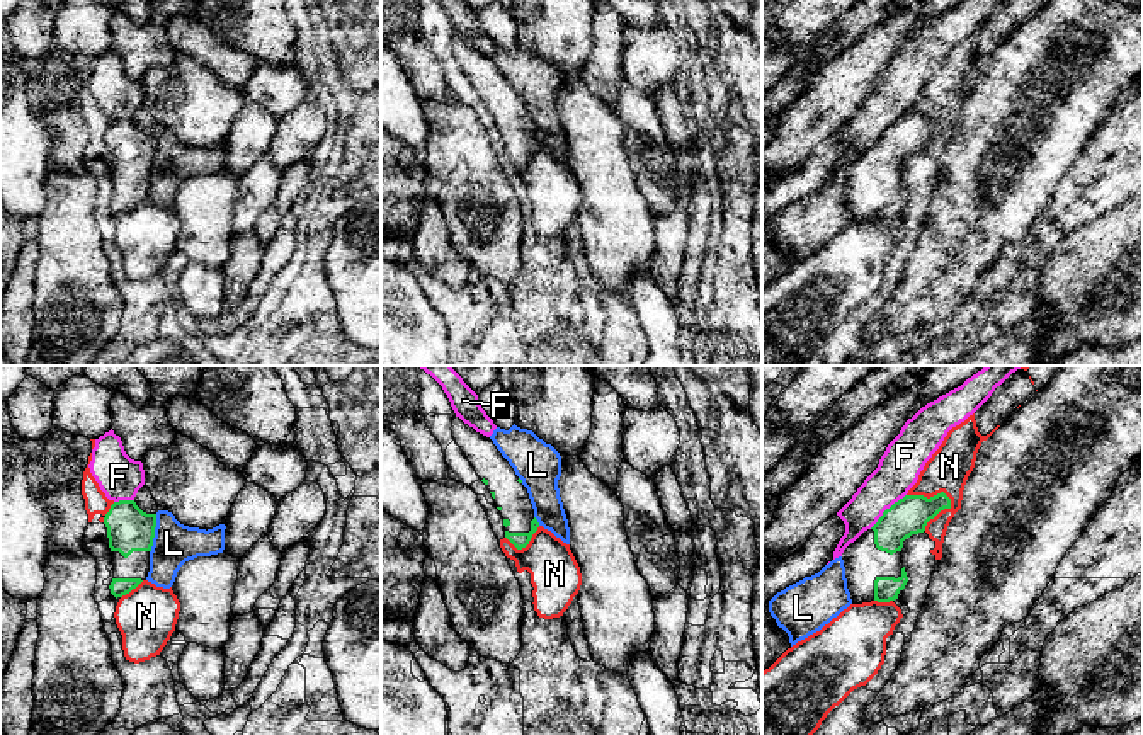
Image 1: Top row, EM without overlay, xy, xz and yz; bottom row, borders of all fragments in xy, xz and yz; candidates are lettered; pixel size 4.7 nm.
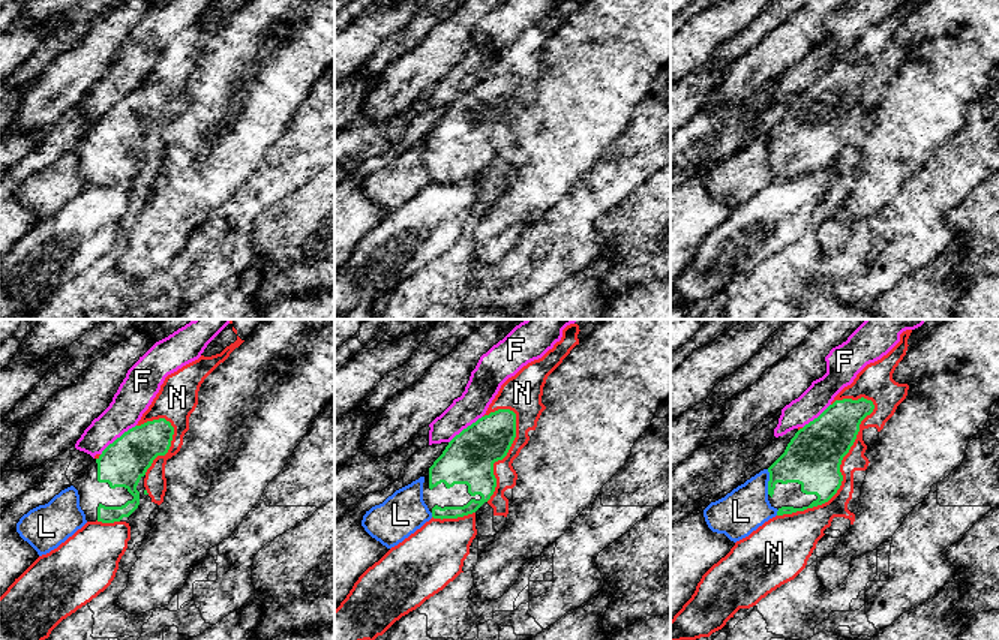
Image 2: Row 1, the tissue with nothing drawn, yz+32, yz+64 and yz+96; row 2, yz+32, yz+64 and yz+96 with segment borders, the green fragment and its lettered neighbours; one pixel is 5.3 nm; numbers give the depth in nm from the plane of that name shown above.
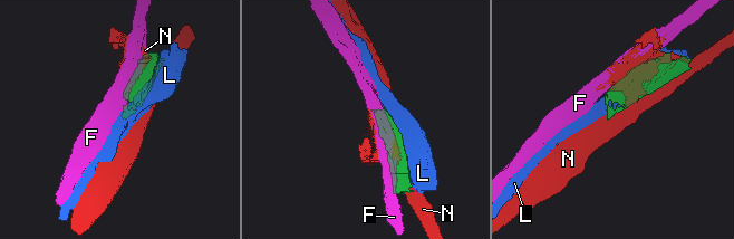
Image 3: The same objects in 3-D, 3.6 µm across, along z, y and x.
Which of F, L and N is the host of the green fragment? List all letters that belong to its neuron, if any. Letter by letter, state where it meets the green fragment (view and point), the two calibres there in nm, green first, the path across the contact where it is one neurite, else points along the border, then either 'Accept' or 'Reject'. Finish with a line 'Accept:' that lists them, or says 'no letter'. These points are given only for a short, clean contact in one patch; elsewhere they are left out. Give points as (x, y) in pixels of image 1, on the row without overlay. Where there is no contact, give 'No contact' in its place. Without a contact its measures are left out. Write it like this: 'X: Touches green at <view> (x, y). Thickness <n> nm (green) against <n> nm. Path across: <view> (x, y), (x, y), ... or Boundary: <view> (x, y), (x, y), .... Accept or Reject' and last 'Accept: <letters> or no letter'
F: Touches green at yz (887, 128). Thickness 180 nm (green) against 200 nm. Reject
L: Touches green at xy (153, 152). Thickness 220 nm (green) against 200 nm. Reject
N: Touches green at yz (932, 116). Thickness 180 nm (green) against 200 nm. Reject
Accept: no letter

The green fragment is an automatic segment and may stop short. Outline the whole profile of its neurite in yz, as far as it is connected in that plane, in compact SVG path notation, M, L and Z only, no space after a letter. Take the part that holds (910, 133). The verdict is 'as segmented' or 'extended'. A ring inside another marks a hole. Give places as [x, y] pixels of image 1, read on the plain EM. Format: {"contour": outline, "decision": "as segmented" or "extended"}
{"contour": "M944 111L930 117L905 114L844 168L842 179L852 223L898 218L908 201L901 180L903 160L924 151L927 141L944 128L951 128L951 117Z", "decision": "extended"}

